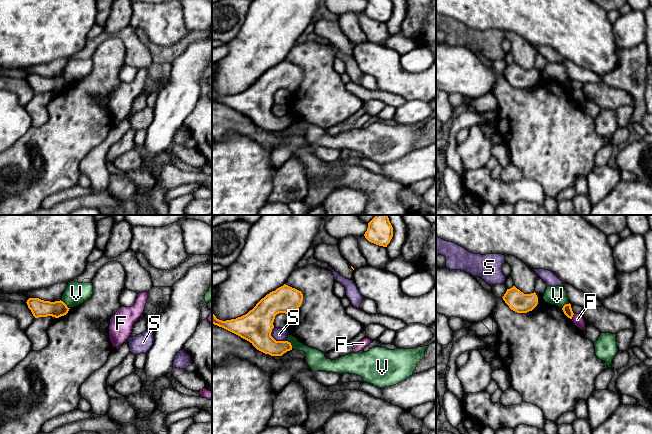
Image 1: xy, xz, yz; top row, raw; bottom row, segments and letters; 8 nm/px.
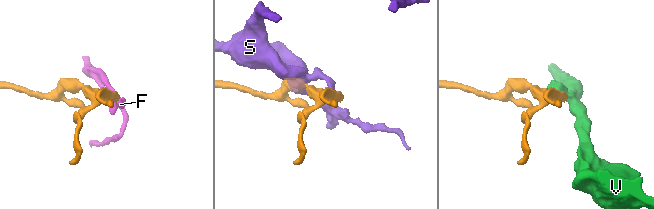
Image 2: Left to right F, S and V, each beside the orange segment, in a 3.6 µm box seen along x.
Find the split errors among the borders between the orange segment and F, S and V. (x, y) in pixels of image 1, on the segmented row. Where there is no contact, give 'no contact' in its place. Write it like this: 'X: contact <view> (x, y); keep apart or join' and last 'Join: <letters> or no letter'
F: contact yz (572, 316); keep apart
S: contact xz (273, 338); keep apart
V: contact xy (65, 304); keep apart
Join: no letter

